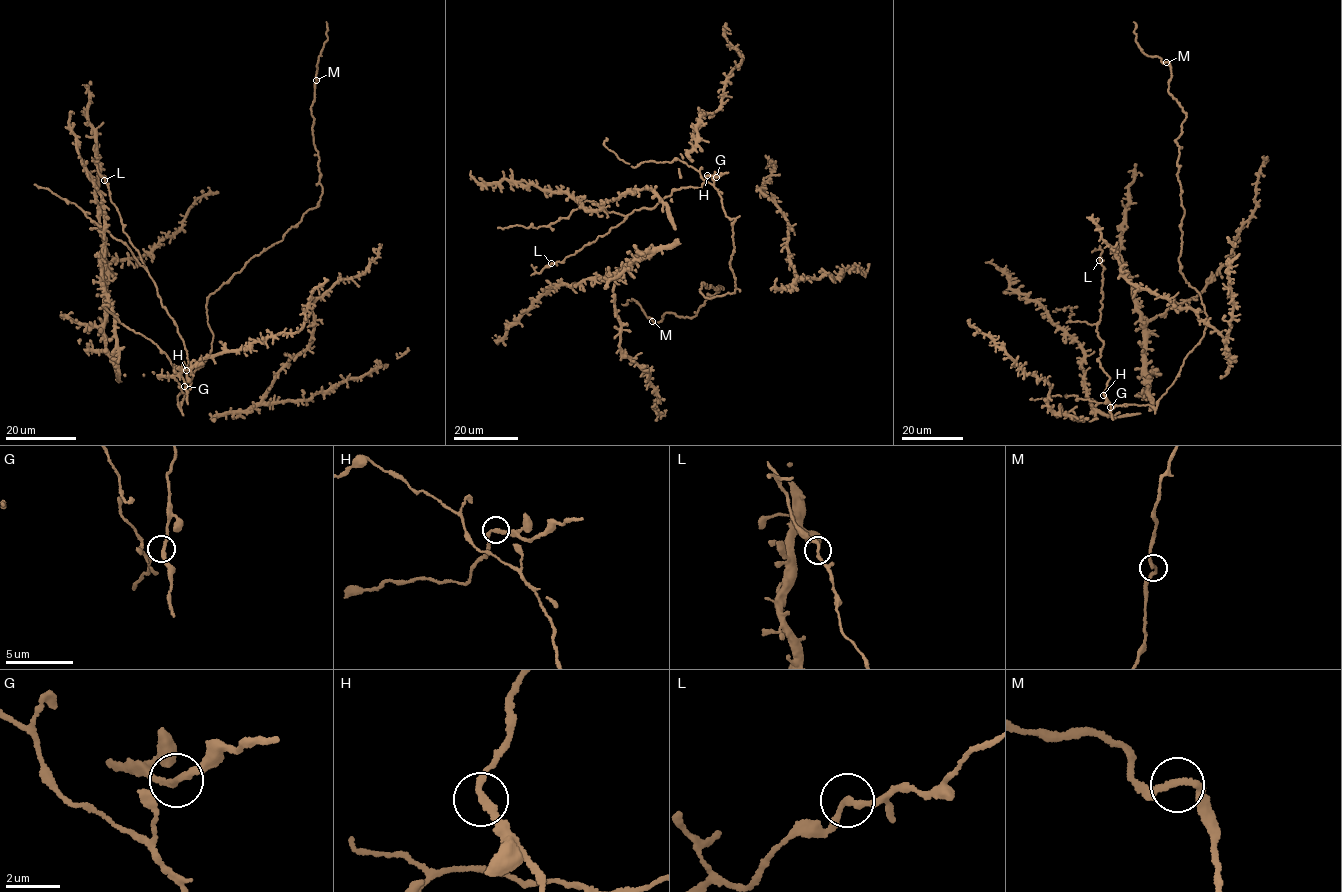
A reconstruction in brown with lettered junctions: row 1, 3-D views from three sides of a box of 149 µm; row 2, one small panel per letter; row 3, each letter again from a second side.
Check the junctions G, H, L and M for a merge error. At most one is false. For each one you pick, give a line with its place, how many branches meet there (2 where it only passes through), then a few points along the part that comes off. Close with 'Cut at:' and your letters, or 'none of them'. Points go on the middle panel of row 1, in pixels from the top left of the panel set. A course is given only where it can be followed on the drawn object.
Cut at: none of them

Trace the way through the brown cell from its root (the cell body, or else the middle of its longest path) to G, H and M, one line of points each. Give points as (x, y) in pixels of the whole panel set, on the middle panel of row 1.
G: (648, 208), (653, 208), (676, 189), (699, 188), (708, 174), (716, 177)
H: (648, 208), (653, 208), (676, 189), (699, 188), (707, 175)
M: (648, 208), (708, 174), (735, 220), (735, 291), (707, 298), (704, 282), (722, 286), (696, 315), (652, 321)

